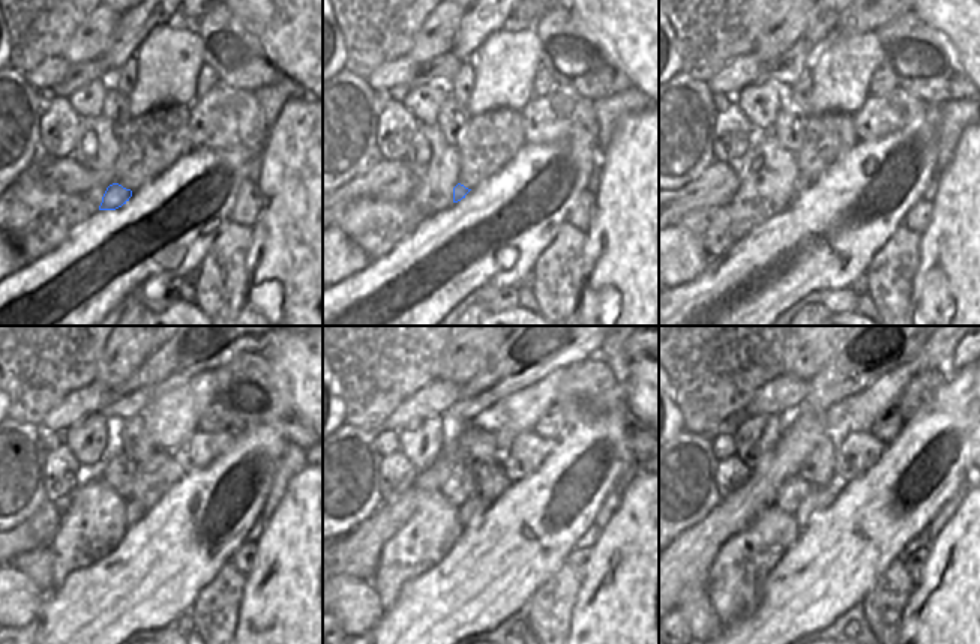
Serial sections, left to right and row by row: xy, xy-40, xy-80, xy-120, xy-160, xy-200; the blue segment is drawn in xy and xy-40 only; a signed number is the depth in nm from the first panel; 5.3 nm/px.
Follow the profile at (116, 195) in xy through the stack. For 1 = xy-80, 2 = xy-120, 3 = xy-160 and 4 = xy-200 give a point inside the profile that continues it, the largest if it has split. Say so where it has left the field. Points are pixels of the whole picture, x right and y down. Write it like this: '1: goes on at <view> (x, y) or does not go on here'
1: goes on at xy-80 (802, 182)
2: goes on at xy-120 (135, 511)
3: goes on at xy-160 (474, 506)
4: goes on at xy-200 (818, 499)

